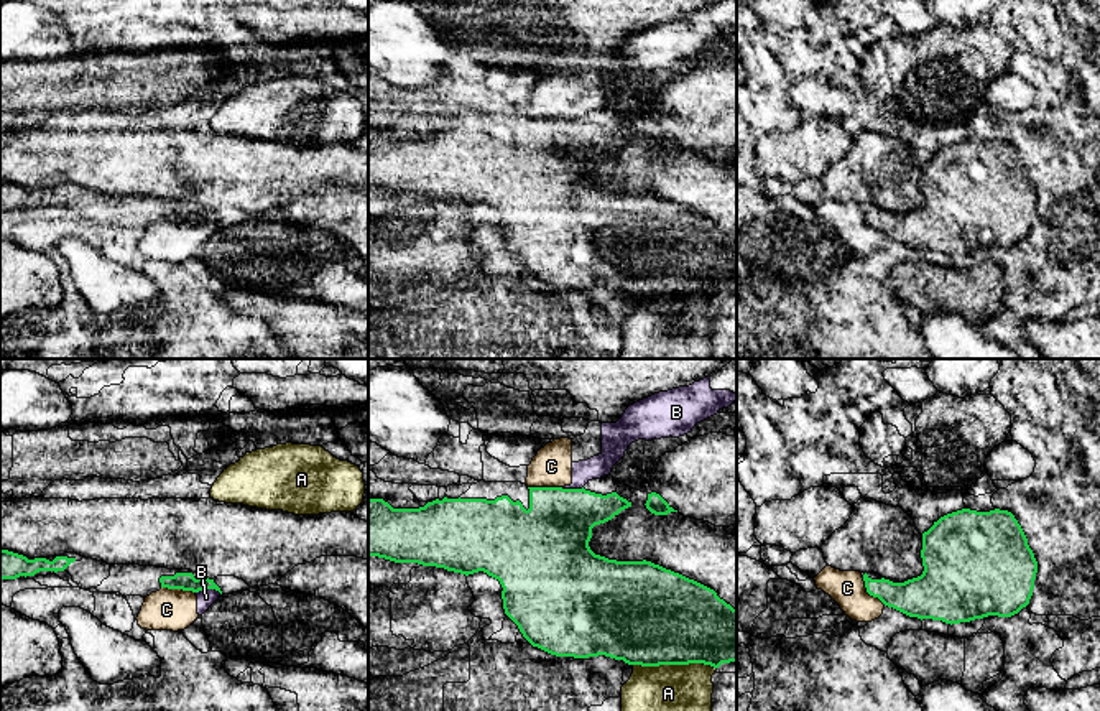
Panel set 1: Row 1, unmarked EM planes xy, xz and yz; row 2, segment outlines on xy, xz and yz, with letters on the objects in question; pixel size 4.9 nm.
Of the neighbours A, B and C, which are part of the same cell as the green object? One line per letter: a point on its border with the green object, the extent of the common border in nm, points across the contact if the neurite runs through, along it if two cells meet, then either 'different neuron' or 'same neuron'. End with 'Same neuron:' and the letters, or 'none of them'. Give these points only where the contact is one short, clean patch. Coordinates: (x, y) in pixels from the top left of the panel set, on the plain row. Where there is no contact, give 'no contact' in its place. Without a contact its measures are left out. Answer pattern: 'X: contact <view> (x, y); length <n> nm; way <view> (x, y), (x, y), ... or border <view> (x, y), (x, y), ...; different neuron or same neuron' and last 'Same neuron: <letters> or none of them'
A: contact xz (674, 295); length 400 nm; different neuron
B: contact xy (209, 219); length 130 nm; border xy (196, 223), (217, 221), (221, 224); different neuron
C: contact xy (178, 219); length 170 nm; border xy (161, 218), (194, 224); different neuron
Same neuron: none of them

